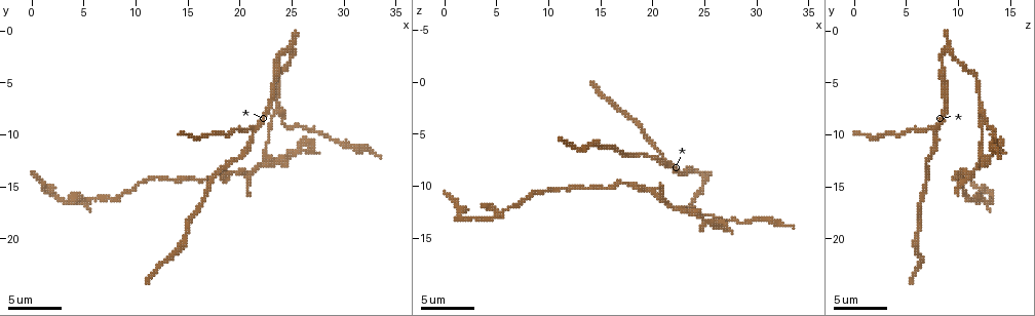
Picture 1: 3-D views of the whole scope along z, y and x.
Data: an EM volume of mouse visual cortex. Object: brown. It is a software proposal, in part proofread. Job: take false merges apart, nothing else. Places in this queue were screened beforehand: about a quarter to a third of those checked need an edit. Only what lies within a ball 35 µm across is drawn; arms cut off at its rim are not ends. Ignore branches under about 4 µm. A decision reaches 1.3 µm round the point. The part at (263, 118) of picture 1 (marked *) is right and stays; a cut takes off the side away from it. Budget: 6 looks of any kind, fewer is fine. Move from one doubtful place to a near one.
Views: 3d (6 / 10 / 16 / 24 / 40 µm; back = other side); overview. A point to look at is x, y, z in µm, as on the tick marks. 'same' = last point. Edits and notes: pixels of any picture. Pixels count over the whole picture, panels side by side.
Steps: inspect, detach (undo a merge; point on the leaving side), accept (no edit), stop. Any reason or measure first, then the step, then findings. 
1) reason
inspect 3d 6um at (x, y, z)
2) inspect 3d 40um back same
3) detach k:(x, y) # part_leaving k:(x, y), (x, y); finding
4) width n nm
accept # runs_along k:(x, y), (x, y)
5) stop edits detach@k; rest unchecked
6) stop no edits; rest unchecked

branch point
inspect 3d 6um at (22.6, 13.0, 12.4)

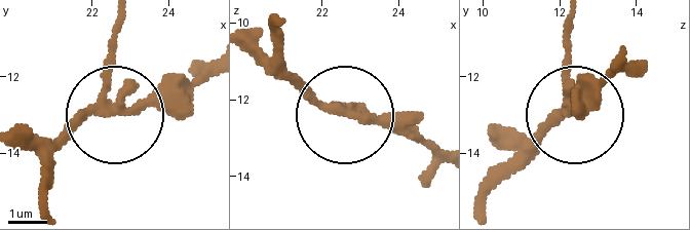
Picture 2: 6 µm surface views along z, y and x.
arms 3
detach 2:(61, 133) # part_leaving 2:(329, 110), (254, 62); two neurons meet here

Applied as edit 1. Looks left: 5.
inspect overview

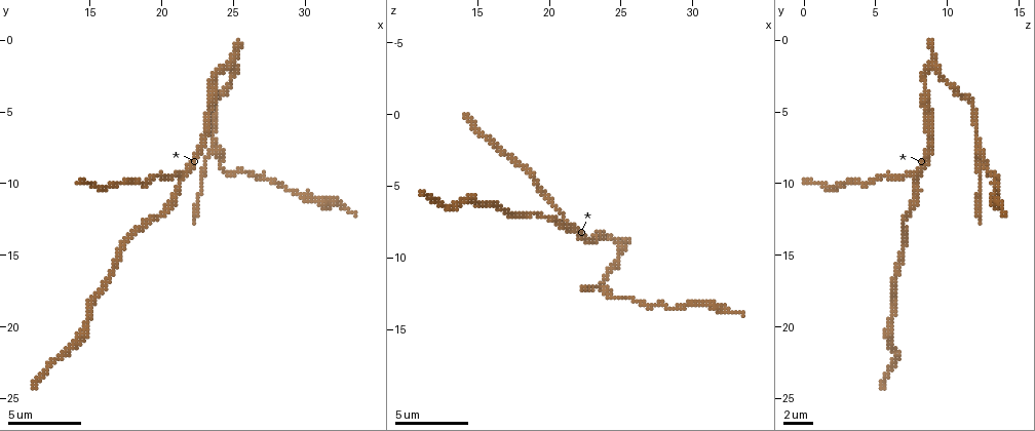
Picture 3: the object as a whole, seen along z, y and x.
three arms meet
inspect 3d 10um at (21.4, 9.8, 7.8)

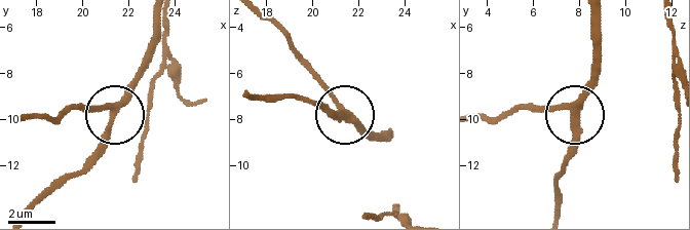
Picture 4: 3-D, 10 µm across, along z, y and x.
side_arm 11 um; arms 3
accept # continuous, no second neuron

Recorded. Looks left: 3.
stop edits detach@2; rest unchecked

